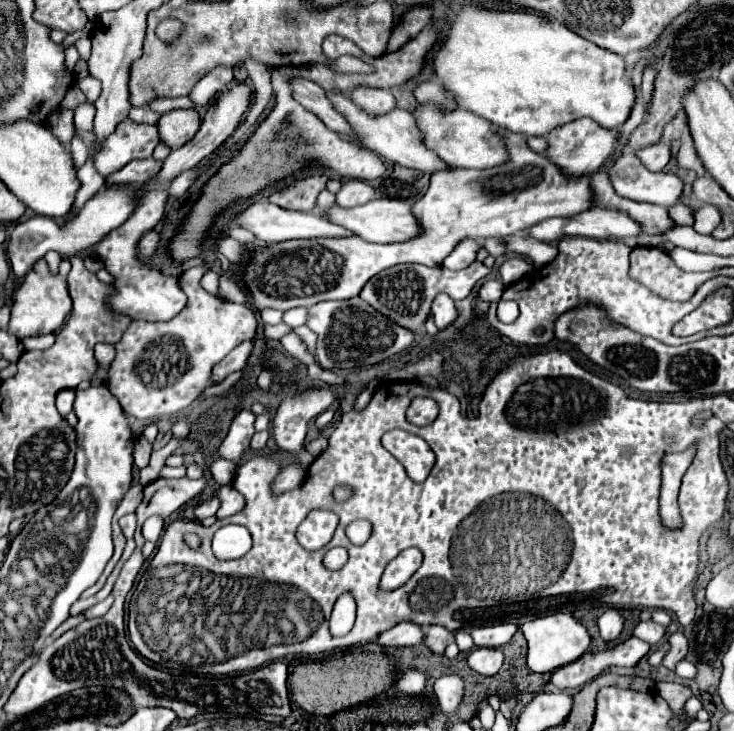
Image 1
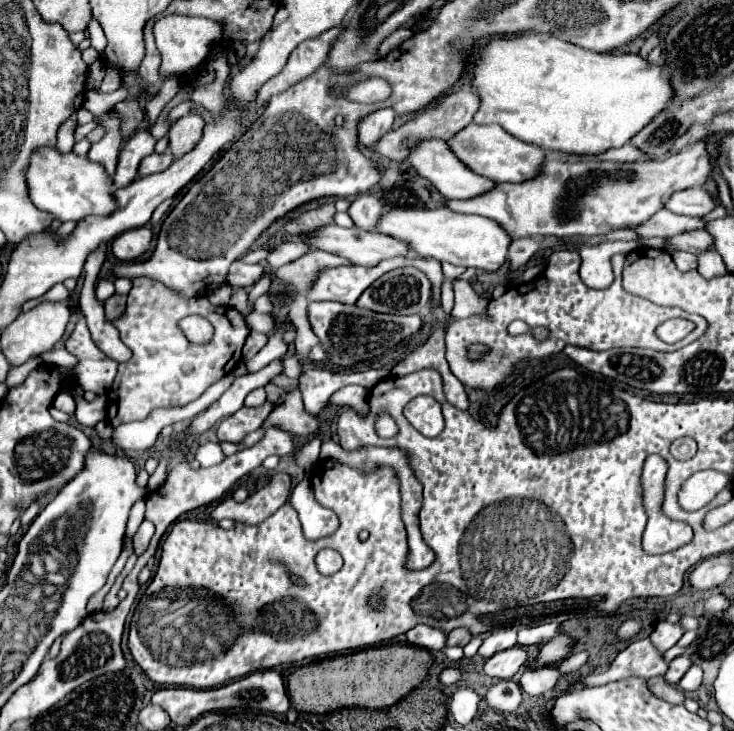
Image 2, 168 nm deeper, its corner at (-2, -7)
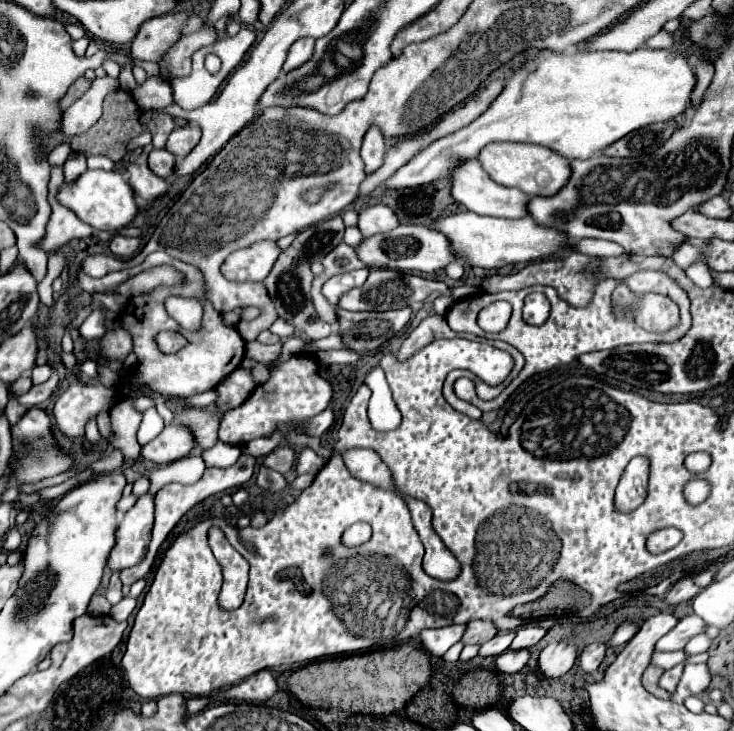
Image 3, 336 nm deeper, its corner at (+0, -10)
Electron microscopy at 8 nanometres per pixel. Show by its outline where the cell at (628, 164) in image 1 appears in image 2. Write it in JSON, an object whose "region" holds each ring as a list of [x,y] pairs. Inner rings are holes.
{"region":[[[688,188],[668,198],[666,208],[672,212],[680,212],[684,216],[706,216],[716,208],[716,202],[712,200],[710,192],[704,188]]]}

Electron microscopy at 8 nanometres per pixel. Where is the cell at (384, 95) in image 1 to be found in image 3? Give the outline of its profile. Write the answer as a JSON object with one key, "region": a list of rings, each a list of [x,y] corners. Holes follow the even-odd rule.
{"region":[[[370,127],[362,143],[362,159],[364,159],[368,175],[374,173],[382,165],[384,153],[386,153],[386,145],[384,145],[382,131],[378,127]]]}

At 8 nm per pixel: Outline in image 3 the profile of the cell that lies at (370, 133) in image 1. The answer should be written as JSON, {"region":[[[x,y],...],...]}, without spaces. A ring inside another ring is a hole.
{"region":[[[468,159],[466,163],[458,163],[458,167],[454,167],[454,171],[450,171],[450,191],[452,197],[466,207],[468,211],[474,211],[478,215],[490,215],[490,217],[510,217],[510,219],[518,219],[524,217],[526,211],[526,203],[530,199],[530,195],[522,193],[520,189],[510,189],[504,185],[494,183],[486,171],[482,169],[482,165],[476,159]]]}

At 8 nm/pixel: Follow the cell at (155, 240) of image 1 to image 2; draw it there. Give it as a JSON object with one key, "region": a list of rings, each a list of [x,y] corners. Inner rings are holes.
{"region":[[[146,226],[126,230],[124,234],[118,234],[112,240],[112,252],[118,260],[134,260],[150,248],[150,240],[152,240],[152,232]]]}

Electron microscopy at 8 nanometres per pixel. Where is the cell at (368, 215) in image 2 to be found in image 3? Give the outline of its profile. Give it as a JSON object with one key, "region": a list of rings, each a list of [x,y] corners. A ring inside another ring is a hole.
{"region":[[[370,205],[358,215],[358,229],[364,237],[372,237],[376,233],[386,233],[398,227],[398,219],[394,211],[386,205]]]}

